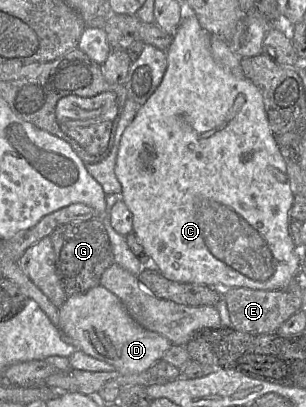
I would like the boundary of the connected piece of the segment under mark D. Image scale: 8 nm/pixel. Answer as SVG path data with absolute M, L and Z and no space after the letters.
M98 285L83 294L68 296L59 308L59 330L64 338L72 343L78 350L113 365L116 371L122 374L139 374L147 372L172 343L164 336L149 331L139 325L128 313L120 299L106 288Z

